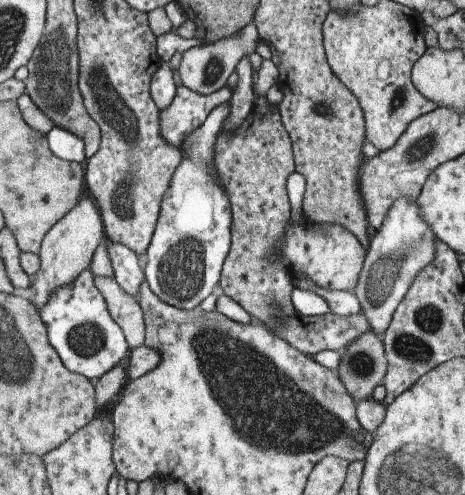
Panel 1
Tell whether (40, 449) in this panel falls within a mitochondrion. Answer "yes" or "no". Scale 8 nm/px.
no

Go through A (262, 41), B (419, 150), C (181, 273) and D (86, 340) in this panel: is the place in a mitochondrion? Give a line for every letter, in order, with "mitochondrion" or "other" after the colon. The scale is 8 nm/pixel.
A: other
B: mitochondrion
C: mitochondrion
D: mitochondrion

